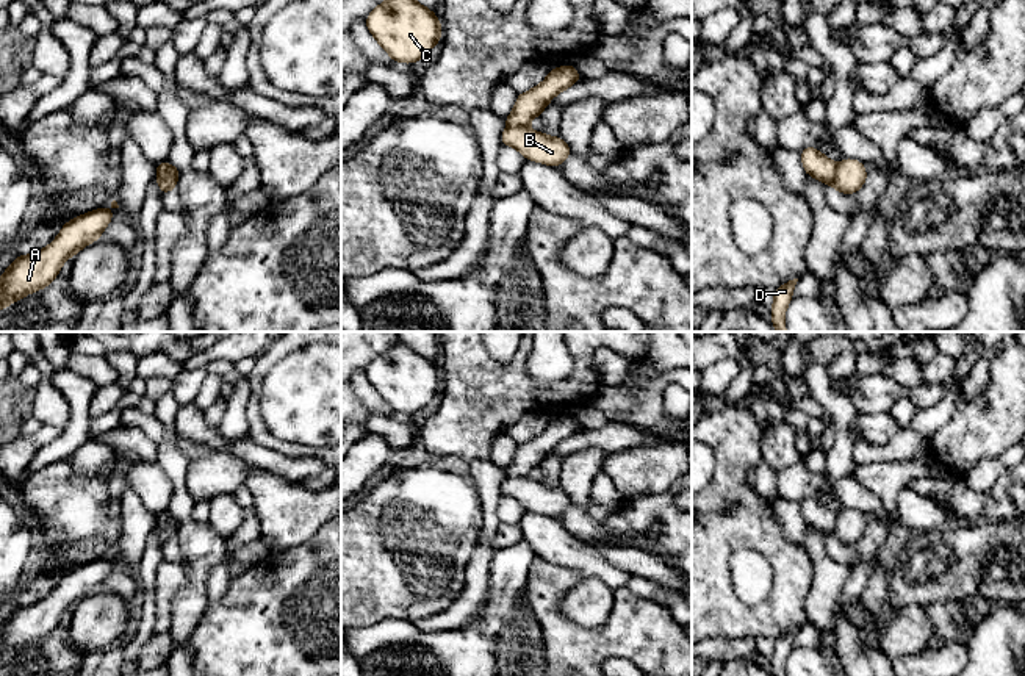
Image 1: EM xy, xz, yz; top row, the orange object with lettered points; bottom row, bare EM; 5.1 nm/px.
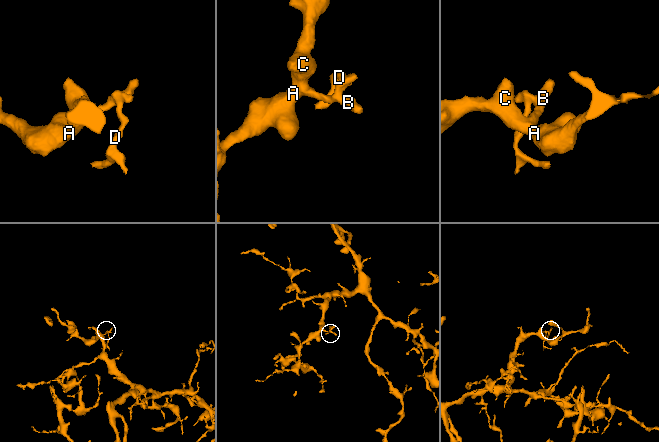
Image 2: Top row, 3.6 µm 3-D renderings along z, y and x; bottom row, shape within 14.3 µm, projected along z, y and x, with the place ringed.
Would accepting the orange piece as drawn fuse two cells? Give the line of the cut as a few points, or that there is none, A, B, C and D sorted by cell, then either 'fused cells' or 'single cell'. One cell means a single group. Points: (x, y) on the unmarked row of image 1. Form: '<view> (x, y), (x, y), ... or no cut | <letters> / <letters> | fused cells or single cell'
xz (507, 474), (526, 476) | A B C / D | fused cells

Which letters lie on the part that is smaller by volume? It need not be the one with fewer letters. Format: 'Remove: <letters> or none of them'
Remove: D

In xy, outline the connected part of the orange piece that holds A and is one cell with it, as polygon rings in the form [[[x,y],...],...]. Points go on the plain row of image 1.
[[[116,551],[111,552],[110,560],[97,559],[80,565],[67,571],[47,598],[30,606],[17,606],[0,627],[0,660],[47,638],[66,610],[102,588],[103,581],[114,570],[113,559],[119,559]]]

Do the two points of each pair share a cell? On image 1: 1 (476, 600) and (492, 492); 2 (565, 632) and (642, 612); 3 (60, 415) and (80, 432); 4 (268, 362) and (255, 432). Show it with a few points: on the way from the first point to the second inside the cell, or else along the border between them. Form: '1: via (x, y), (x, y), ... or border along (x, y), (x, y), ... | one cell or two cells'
1: via (478, 573), (490, 518) | one cell
2: via (584, 637), (617, 637), (623, 631) | one cell
3: border along (55, 387), (69, 407), (69, 421), (61, 431) | two cells
4: via (255, 379), (254, 415) | one cell

